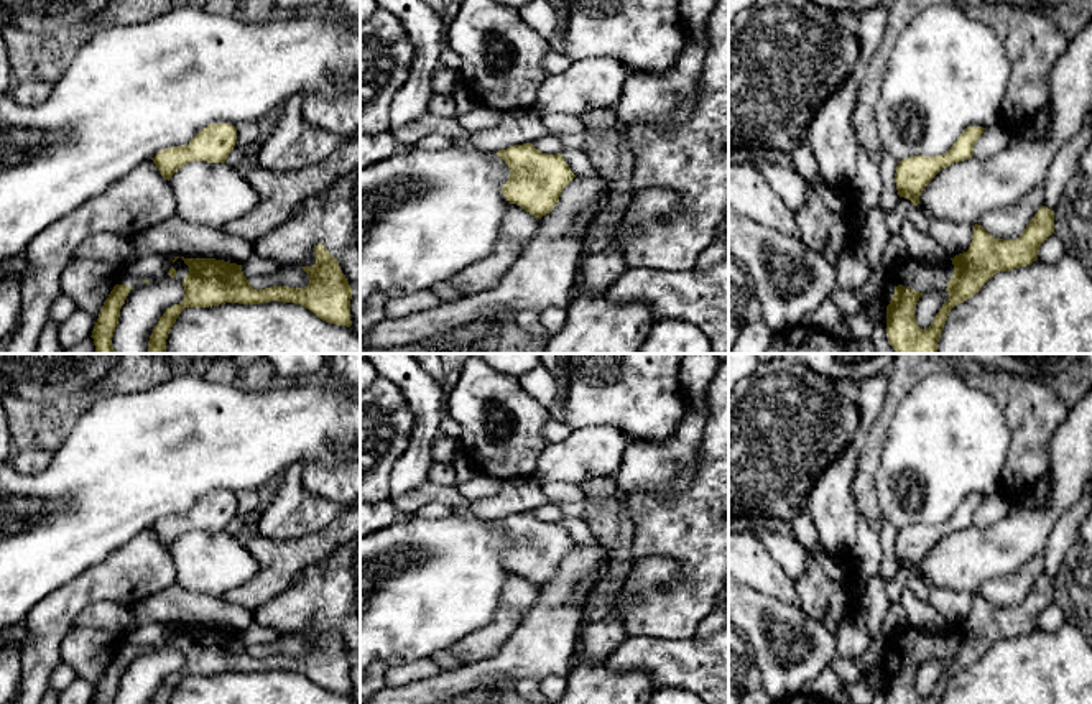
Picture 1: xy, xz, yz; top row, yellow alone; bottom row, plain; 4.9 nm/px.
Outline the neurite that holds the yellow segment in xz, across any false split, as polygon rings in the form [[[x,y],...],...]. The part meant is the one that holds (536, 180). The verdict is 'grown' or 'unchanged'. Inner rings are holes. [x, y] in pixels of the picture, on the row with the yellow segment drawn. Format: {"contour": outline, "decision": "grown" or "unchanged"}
{"contour": [[[533,143],[498,150],[497,155],[510,168],[502,188],[505,199],[536,219],[556,207],[562,189],[576,178],[561,153],[543,153]]], "decision": "unchanged"}

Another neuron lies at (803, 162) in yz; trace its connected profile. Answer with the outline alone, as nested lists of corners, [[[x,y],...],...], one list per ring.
[[[807,135],[799,138],[799,145],[788,163],[804,179],[806,184],[811,184],[816,179],[819,174],[817,163],[812,155]]]

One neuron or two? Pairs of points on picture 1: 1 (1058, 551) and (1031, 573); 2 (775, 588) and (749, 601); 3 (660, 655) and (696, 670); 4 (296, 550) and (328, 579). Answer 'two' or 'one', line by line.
1: two
2: two
3: one
4: two

